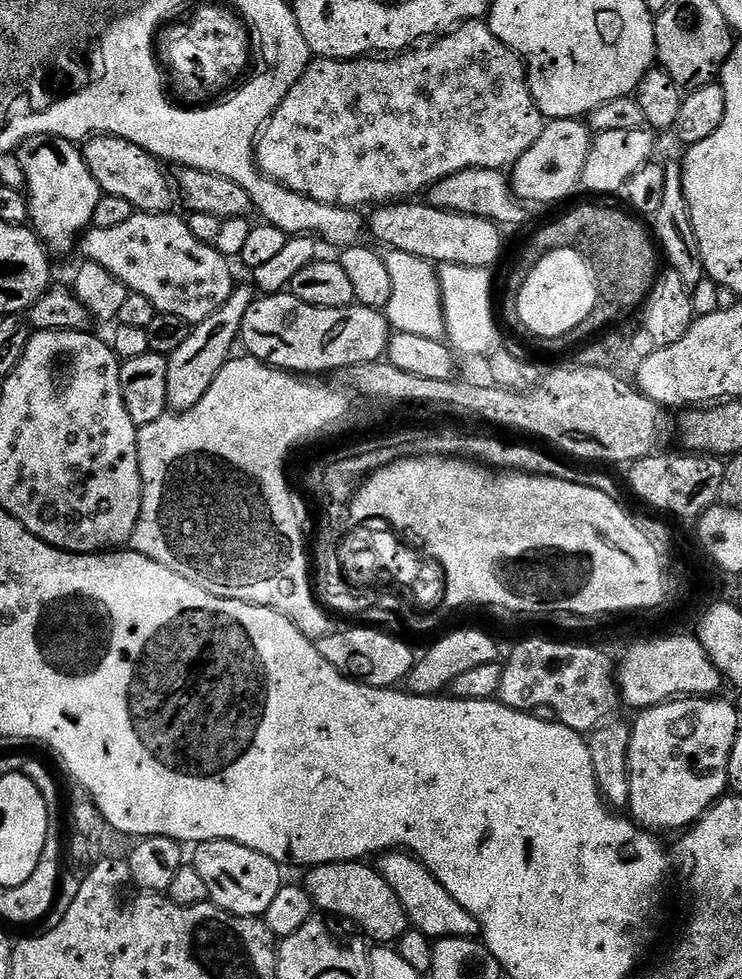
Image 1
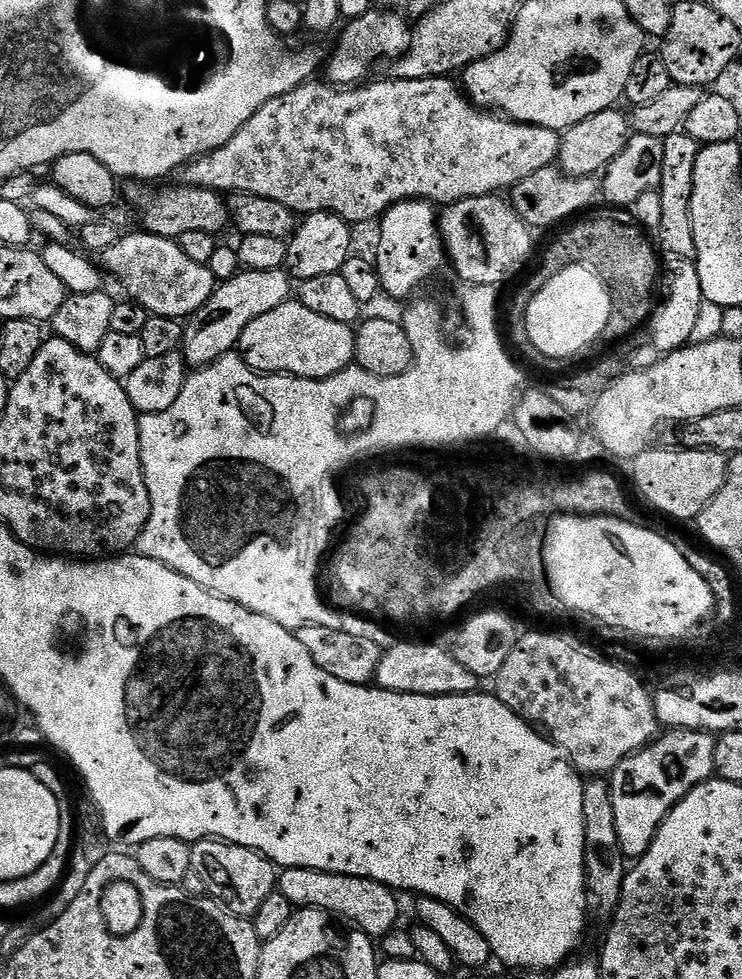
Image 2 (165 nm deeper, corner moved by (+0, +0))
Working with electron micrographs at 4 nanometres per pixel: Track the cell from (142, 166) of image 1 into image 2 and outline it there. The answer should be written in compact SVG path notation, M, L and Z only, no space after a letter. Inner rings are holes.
M132 182L127 185L129 188L123 189L122 196L129 200L134 207L140 208L144 215L143 231L152 232L155 236L170 238L179 241L182 234L194 234L195 232L205 232L211 236L220 234L224 227L229 227L230 217L228 215L228 201L221 193L214 192L210 188L194 188L191 186L179 186L180 188L164 188L161 192L151 192L151 187L140 182Z

